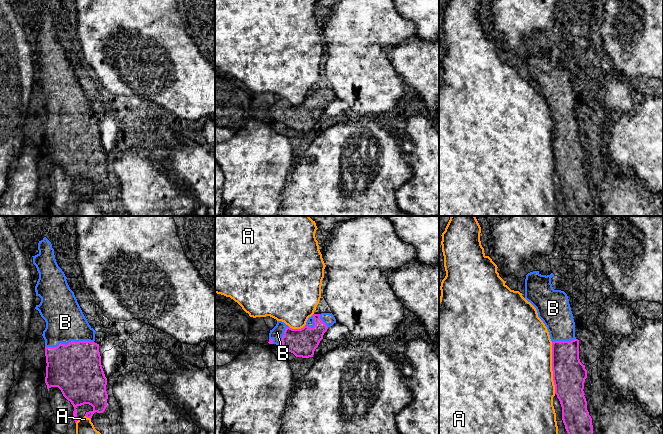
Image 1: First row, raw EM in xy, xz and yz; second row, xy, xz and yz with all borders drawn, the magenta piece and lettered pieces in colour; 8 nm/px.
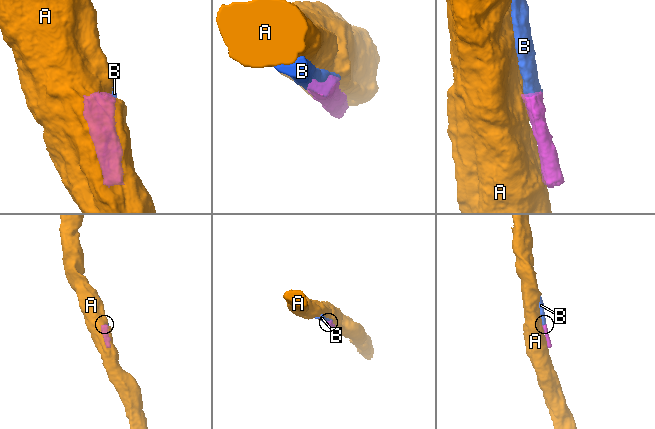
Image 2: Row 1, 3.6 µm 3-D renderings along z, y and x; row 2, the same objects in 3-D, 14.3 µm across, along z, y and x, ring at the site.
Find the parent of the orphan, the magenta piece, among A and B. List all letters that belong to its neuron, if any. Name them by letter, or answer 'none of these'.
B

